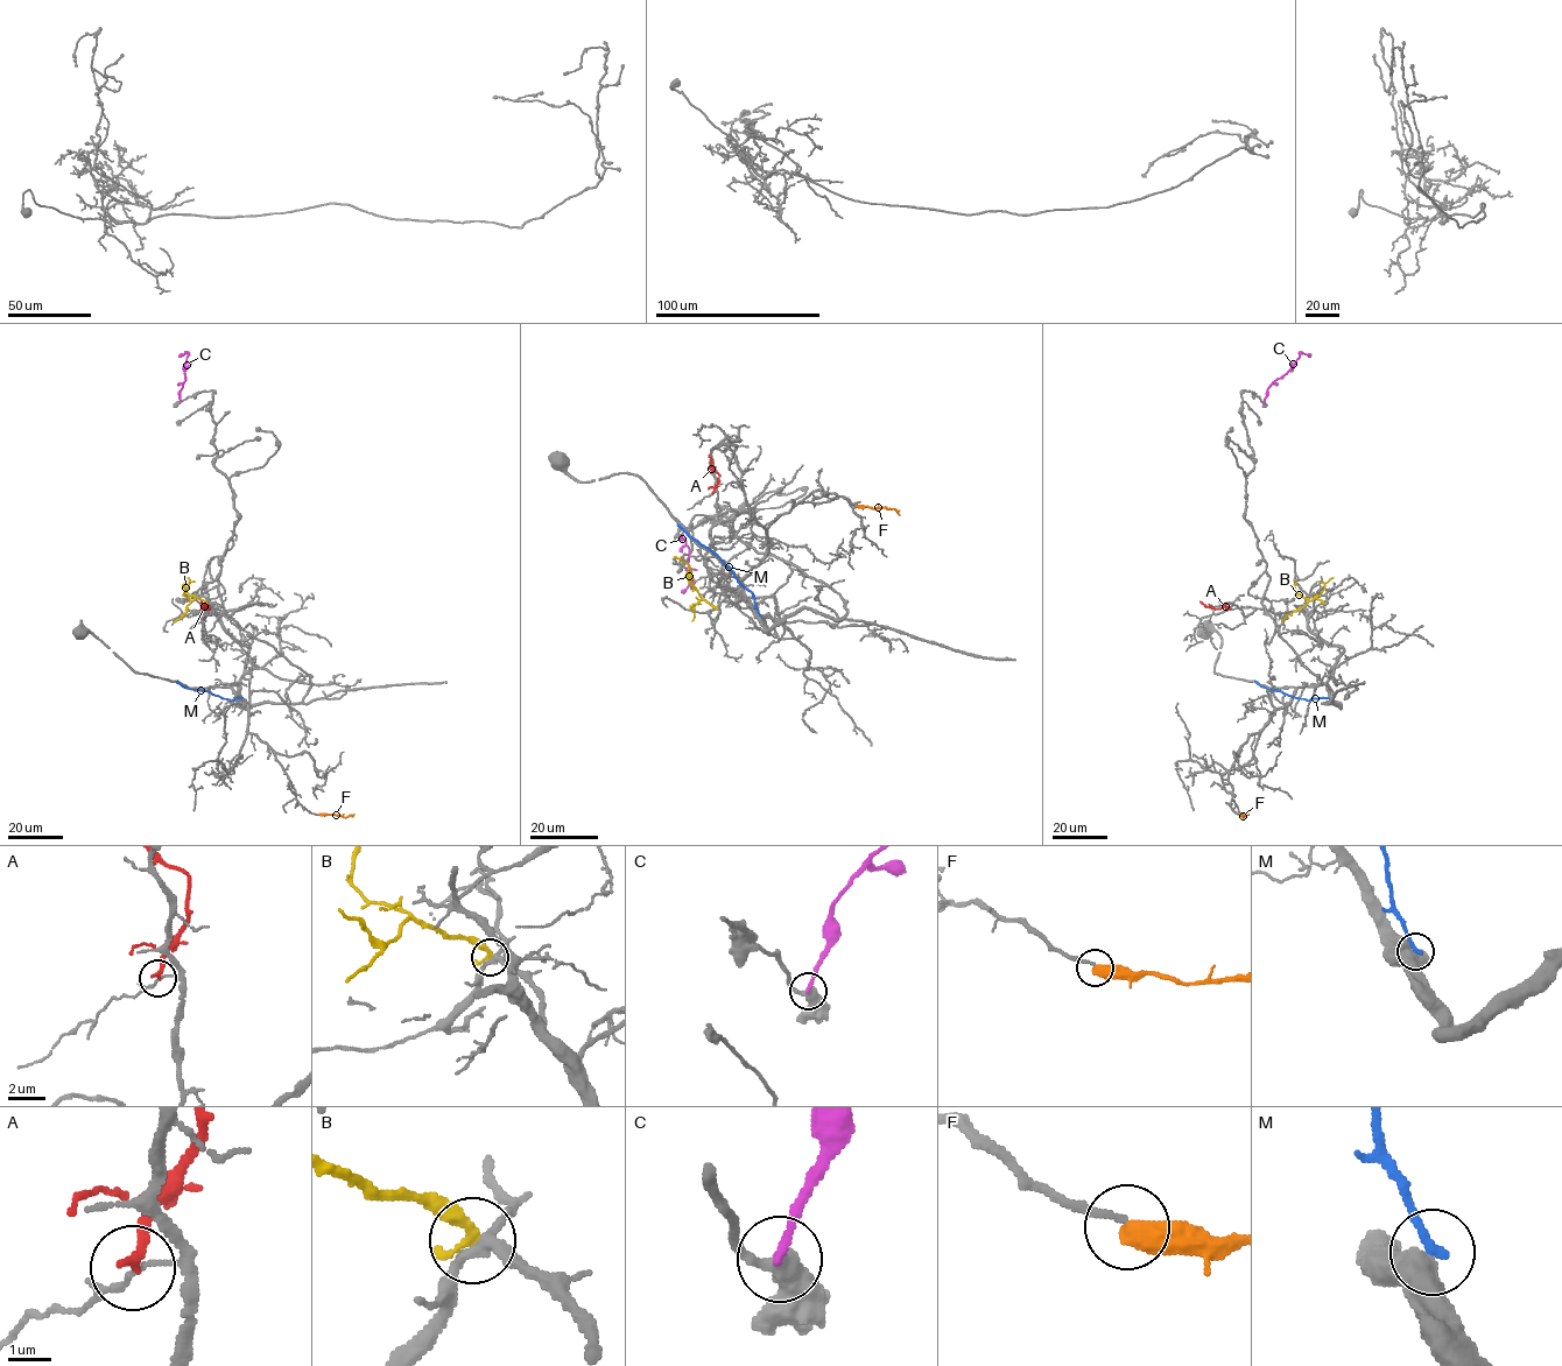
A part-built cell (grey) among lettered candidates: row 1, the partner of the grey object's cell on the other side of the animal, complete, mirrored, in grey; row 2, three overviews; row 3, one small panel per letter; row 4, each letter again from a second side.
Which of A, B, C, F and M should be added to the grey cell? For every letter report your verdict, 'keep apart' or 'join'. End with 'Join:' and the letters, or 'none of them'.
A: keep apart
B: keep apart
C: keep apart
F: join
M: keep apart
Join: F

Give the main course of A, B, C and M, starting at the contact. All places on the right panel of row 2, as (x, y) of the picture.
A: (1231, 607), (1214, 608), (1200, 601)
B: (1322, 603), (1314, 597), (1281, 622)
C: (1264, 402), (1268, 387), (1281, 378), (1301, 354), (1310, 356)
M: (1329, 698), (1307, 701), (1263, 687), (1256, 681)

